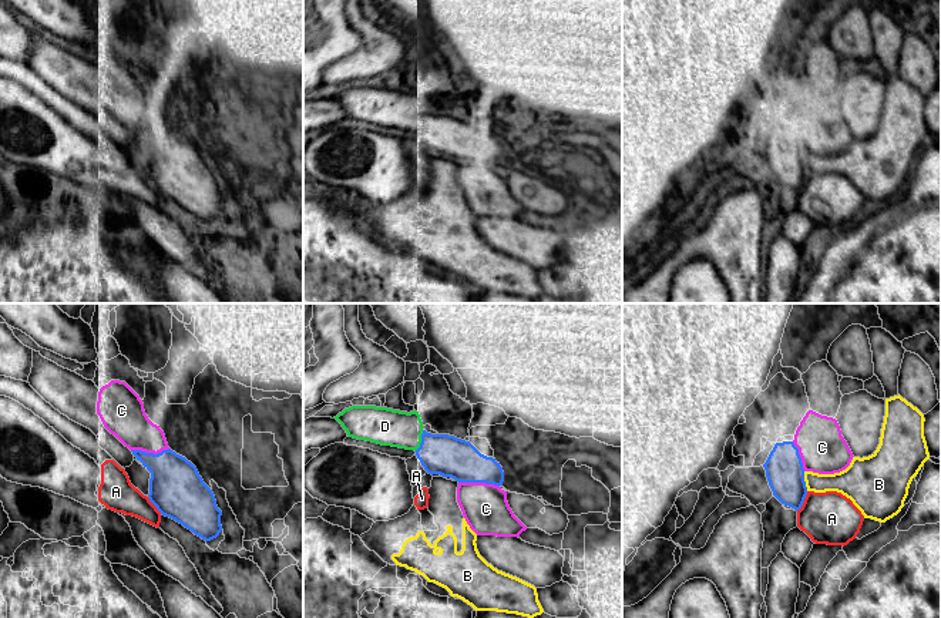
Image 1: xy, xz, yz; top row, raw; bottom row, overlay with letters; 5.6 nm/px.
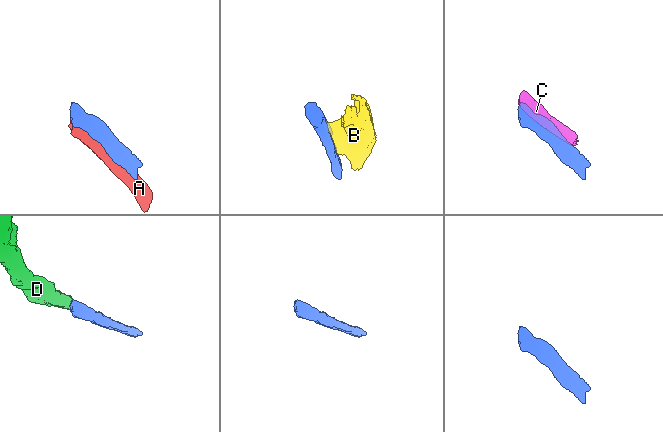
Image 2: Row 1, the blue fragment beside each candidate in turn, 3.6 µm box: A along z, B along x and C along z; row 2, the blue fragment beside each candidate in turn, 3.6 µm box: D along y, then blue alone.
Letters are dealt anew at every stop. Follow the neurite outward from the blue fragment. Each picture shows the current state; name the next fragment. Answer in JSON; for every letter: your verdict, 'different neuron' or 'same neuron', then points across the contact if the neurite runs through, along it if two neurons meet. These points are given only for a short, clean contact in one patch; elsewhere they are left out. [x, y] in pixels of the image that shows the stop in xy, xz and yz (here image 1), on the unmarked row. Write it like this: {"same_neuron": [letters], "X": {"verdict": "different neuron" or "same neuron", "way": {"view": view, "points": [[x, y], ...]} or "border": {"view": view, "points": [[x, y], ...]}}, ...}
{"same_neuron": ["D"], "A": {"verdict": "different neuron"}, "B": {"verdict": "different neuron"}, "C": {"verdict": "different neuron"}, "D": {"verdict": "same neuron"}}

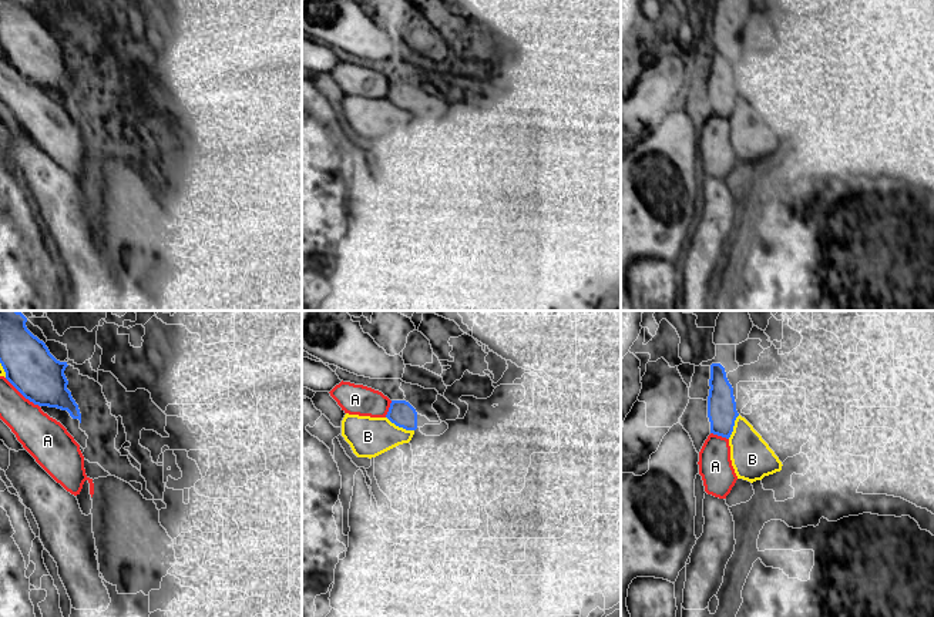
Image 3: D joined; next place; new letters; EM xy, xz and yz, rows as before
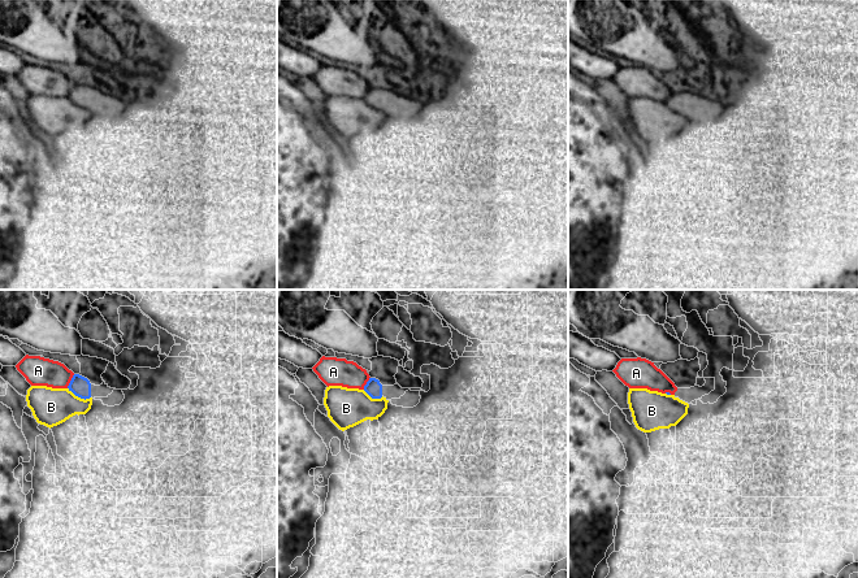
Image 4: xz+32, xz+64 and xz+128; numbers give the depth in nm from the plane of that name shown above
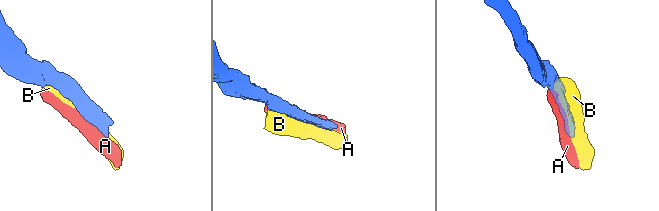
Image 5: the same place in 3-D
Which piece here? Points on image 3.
{"same_neuron": [], "A": {"verdict": "different neuron"}, "B": {"verdict": "different neuron"}}

